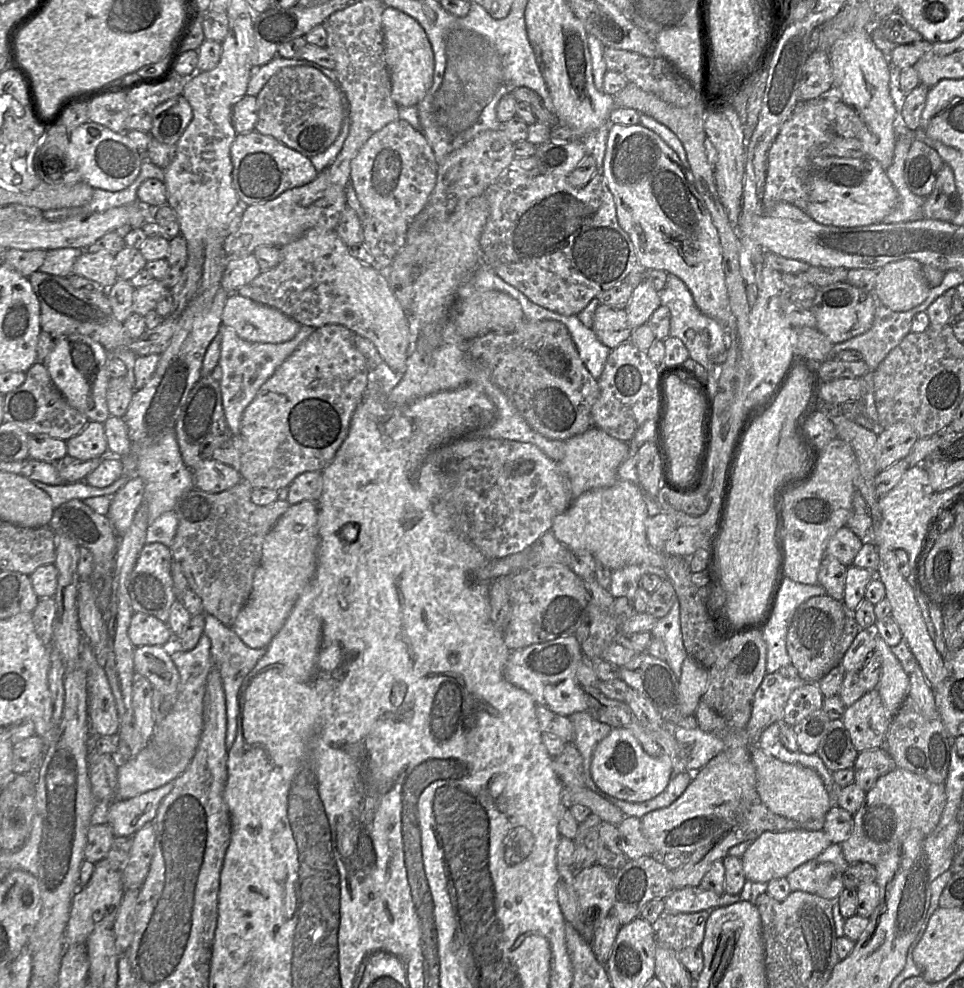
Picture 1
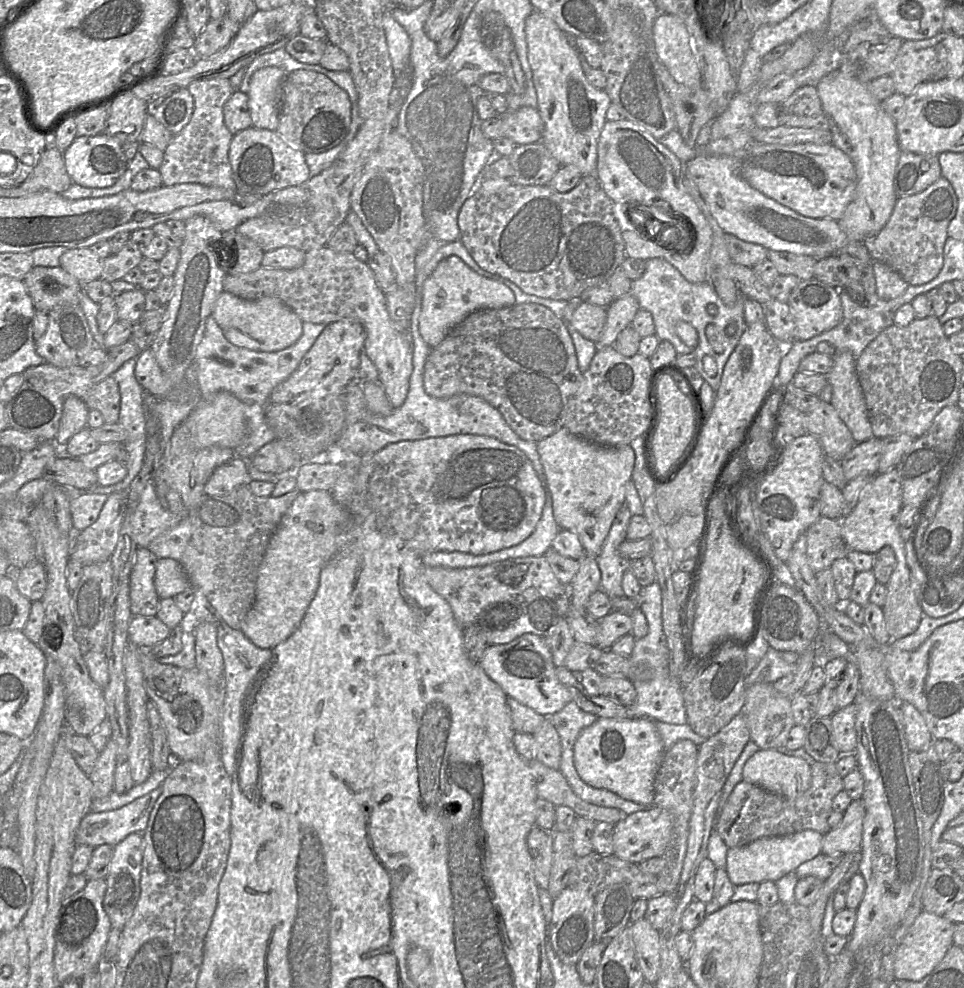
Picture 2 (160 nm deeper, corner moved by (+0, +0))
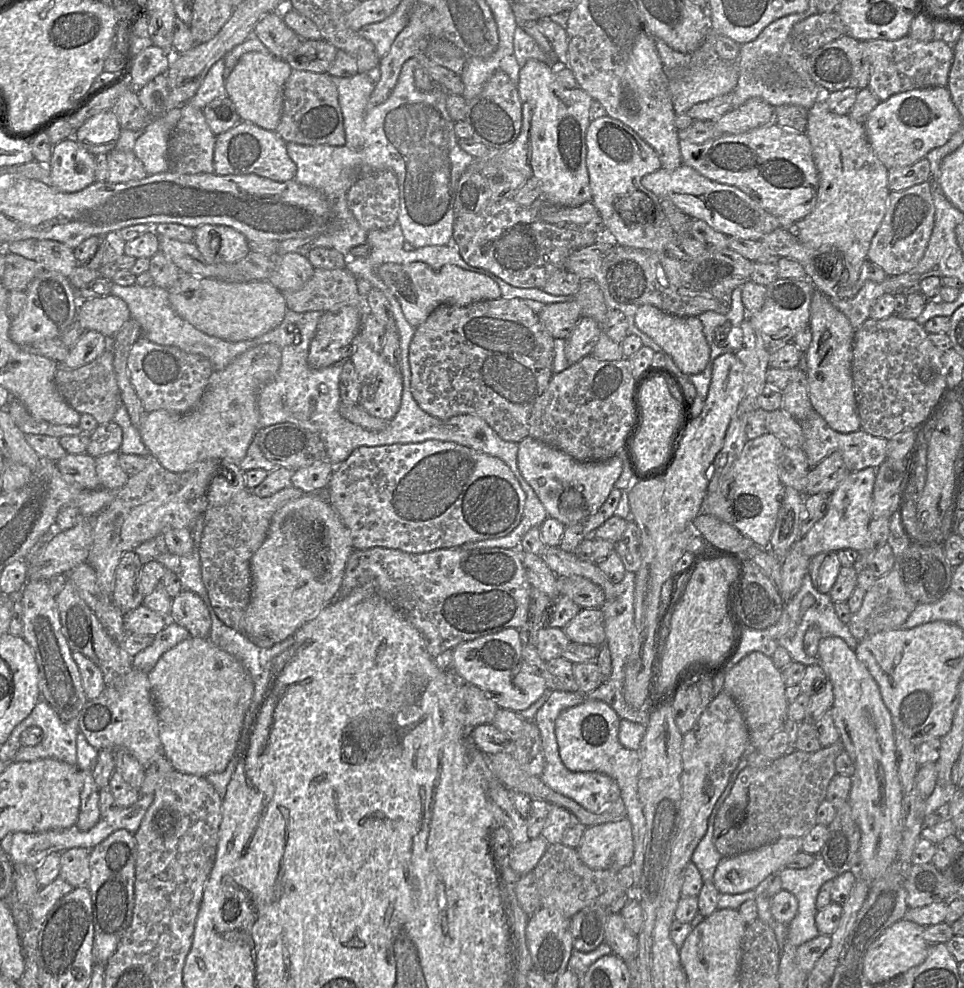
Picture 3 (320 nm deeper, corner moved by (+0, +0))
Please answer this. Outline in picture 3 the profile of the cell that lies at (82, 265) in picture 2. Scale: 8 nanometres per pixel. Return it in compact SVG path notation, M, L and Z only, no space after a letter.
M38 240L36 259L44 269L54 270L69 277L80 264L73 249L55 240Z

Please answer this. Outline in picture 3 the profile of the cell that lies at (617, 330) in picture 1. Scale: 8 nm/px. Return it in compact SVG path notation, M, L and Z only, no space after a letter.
M573 299L547 304L538 316L546 331L558 339L566 339L582 318L580 308Z

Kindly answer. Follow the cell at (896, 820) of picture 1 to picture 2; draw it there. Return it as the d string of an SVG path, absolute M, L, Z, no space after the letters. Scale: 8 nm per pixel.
M852 800L843 813L841 822L823 835L822 853L842 856L846 853L861 852L865 806L863 800Z

